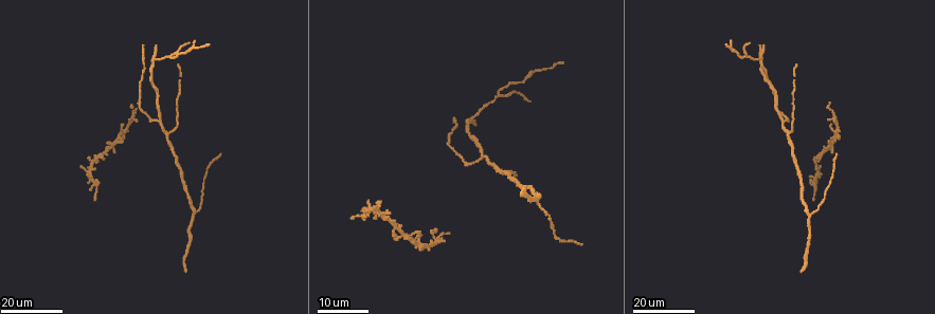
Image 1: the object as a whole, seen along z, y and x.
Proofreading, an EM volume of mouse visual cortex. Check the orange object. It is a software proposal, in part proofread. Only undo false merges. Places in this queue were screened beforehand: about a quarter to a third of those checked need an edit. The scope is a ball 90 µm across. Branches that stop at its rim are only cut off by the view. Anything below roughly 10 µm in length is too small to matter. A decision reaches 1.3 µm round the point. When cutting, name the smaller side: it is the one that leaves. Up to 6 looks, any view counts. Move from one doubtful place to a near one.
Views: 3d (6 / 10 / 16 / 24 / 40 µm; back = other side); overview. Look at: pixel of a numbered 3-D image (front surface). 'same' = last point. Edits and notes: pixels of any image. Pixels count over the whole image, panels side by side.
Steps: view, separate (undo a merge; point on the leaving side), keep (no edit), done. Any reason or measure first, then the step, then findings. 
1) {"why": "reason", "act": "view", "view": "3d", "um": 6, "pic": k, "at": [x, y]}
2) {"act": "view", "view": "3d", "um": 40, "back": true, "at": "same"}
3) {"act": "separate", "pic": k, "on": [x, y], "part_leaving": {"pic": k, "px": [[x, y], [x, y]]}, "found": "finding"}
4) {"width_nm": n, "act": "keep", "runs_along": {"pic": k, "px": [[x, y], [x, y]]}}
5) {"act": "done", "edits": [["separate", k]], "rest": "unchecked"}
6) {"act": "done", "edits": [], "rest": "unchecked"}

{"why": "small branch off a trunk", "act": "view", "view": "3d", "um": 24, "pic": 1, "at": [787, 134]}

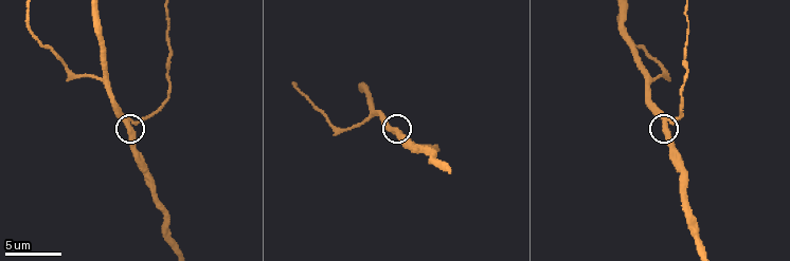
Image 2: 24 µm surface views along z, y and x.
{"act": "view", "view": "3d", "um": 10, "pic": 2, "at": [134, 121]}

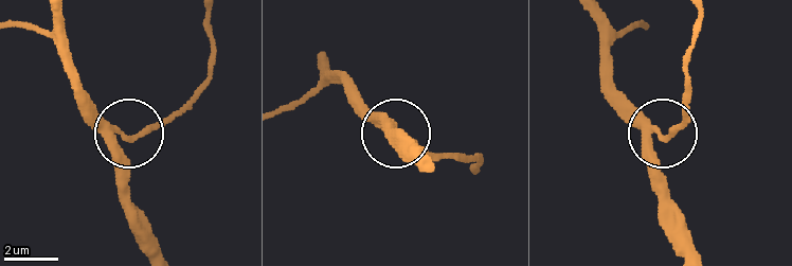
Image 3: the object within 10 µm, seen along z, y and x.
{"act": "keep", "runs_along": {"pic": 3, "px": [[103, 119], [134, 135], [186, 105]]}, "found": "continuous, no second neuron"}

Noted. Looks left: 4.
{"why": "small branch off a trunk", "act": "view", "view": "3d", "um": 24, "pic": 1, "at": [470, 116]}

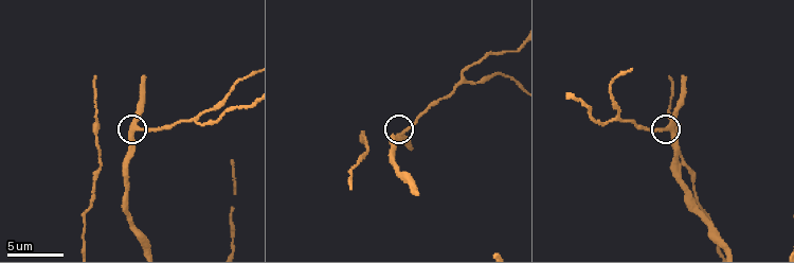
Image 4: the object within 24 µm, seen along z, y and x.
{"act": "view", "view": "3d", "um": 10, "pic": 4, "at": [668, 127]}

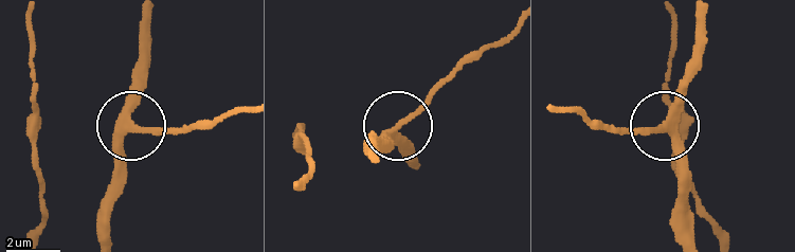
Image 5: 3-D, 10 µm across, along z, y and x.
{"act": "keep", "runs_along": {"pic": 5, "px": [[689, 235], [671, 132], [657, 126], [612, 126]]}, "found": "continuous, no second neuron"}

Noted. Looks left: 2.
{"why": "three-way junction", "act": "view", "view": "3d", "um": 24, "pic": 1, "at": [194, 215]}

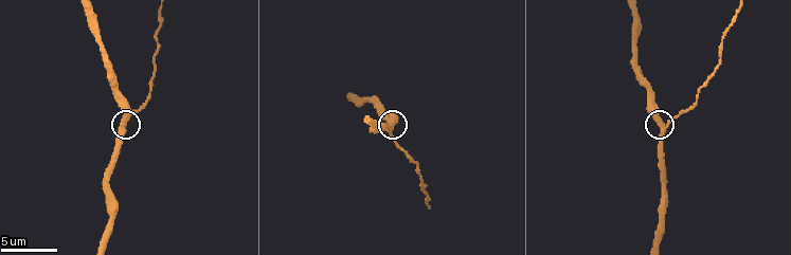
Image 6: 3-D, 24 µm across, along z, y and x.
{"act": "view", "view": "3d", "um": 10, "pic": 6, "at": [388, 131]}

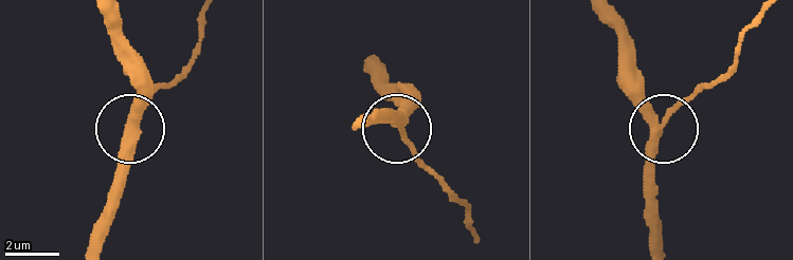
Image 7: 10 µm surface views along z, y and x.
{"width_nm": 310, "act": "keep", "runs_along": {"pic": 7, "px": [[101, 14], [133, 89], [120, 203]]}, "found": "all the same neuron"}

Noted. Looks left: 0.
{"act": "done", "edits": [], "rest": "unchecked"}

